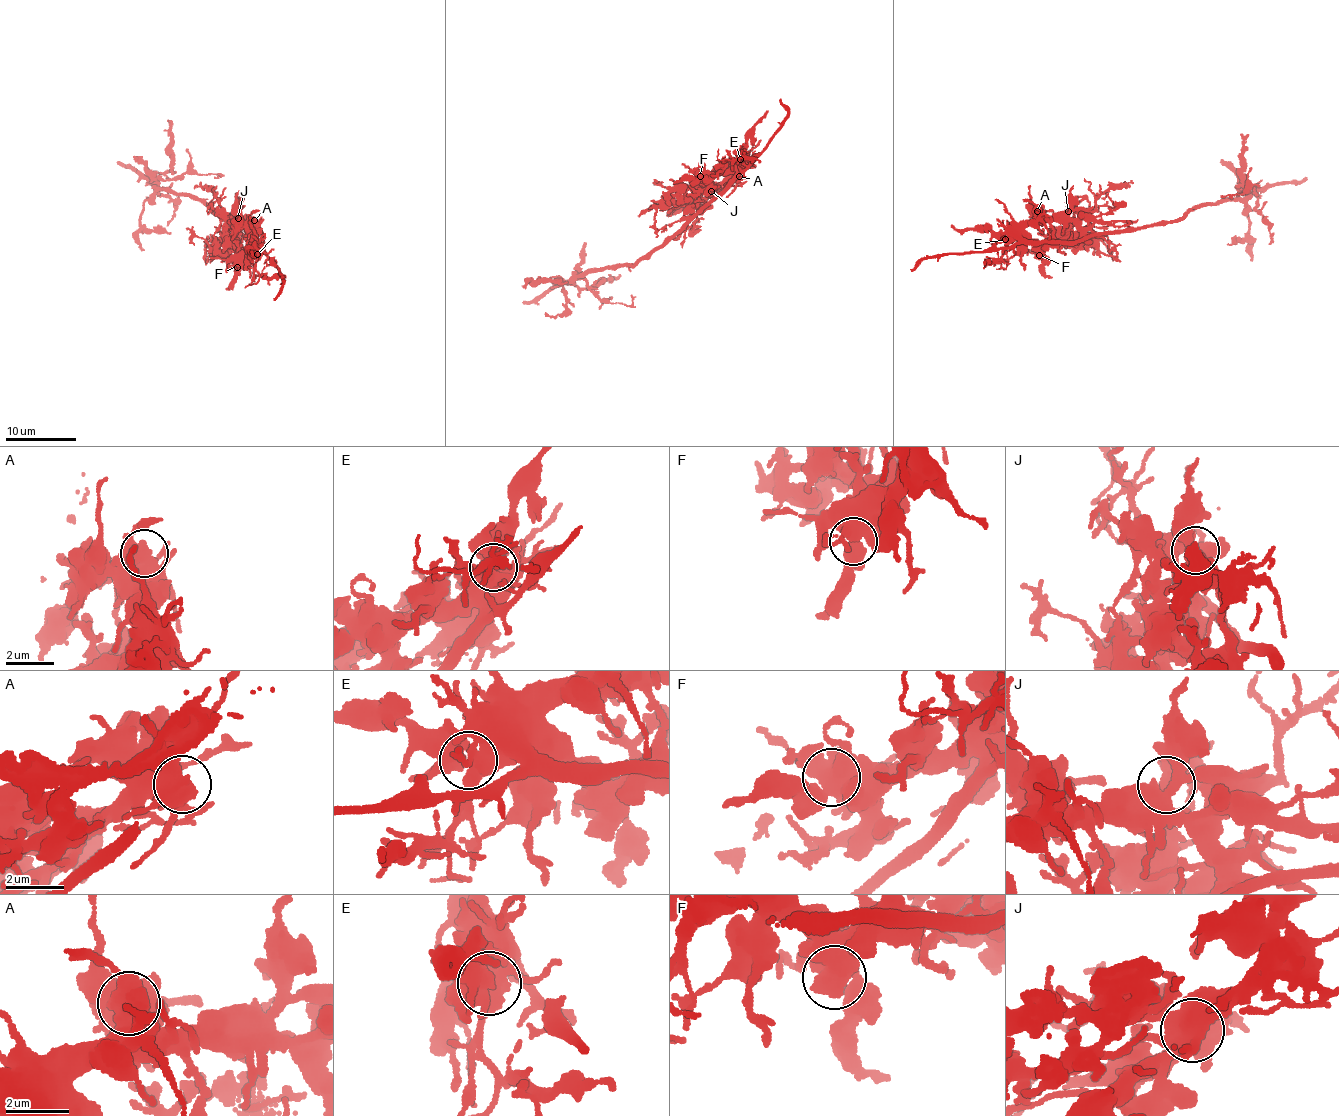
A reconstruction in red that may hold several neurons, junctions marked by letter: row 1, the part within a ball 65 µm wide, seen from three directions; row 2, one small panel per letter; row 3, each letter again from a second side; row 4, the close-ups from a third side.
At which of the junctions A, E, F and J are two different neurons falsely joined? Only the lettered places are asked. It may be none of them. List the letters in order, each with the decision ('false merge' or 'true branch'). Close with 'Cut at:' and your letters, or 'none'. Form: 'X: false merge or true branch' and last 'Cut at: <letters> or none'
A: true branch
E: true branch
F: true branch
J: true branch
Cut at: none

